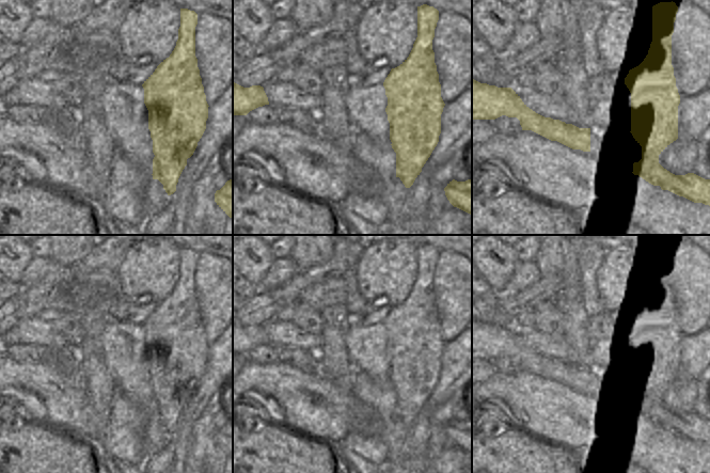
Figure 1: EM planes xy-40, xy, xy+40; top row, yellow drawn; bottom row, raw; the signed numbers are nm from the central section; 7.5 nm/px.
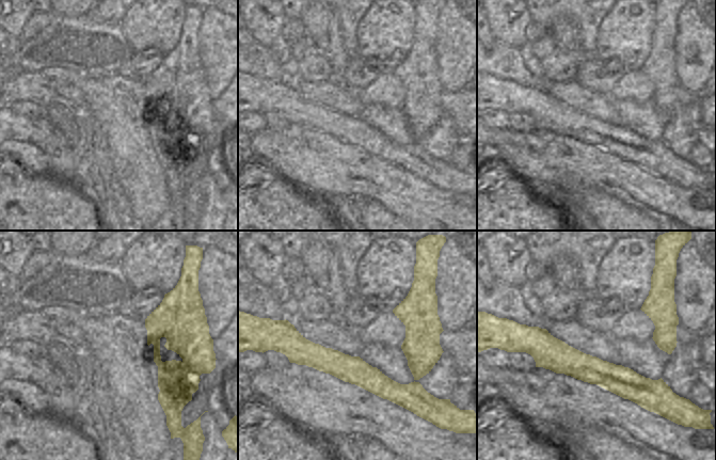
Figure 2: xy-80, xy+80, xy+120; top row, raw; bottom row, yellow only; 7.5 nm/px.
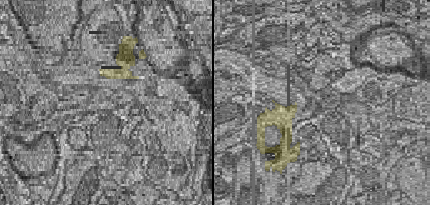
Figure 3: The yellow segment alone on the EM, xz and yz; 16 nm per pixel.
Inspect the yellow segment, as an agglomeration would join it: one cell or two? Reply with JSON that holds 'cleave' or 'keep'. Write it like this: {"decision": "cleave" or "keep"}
{"decision": "cleave"}

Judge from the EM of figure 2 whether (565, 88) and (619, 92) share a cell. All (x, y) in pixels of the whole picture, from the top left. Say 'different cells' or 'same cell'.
different cells

